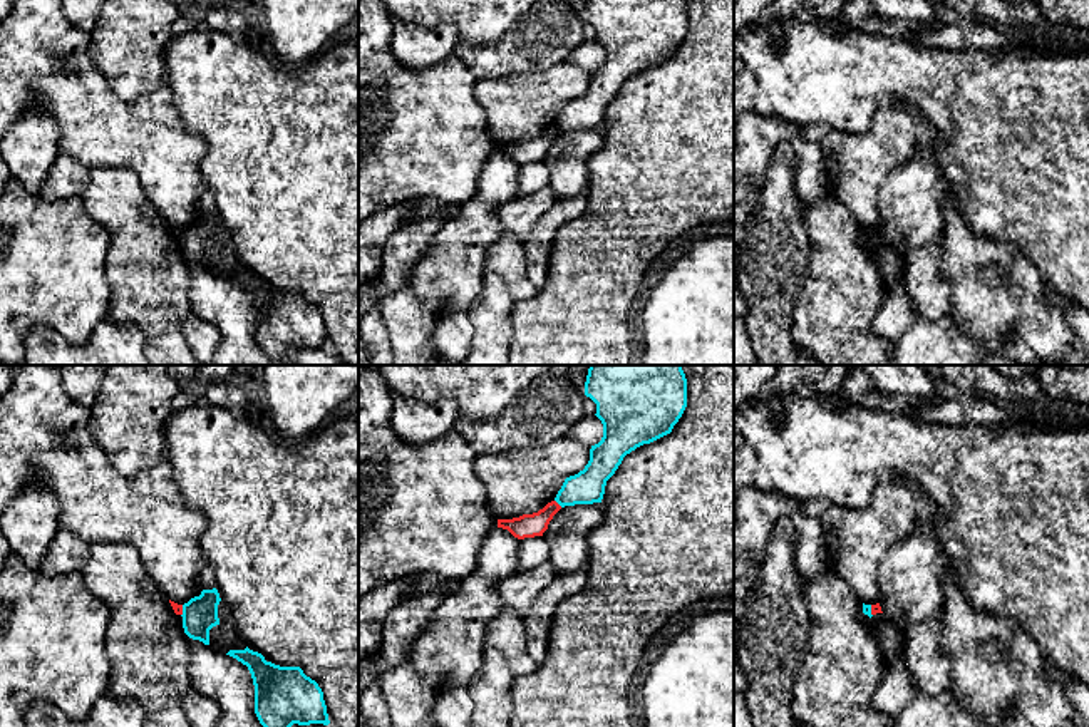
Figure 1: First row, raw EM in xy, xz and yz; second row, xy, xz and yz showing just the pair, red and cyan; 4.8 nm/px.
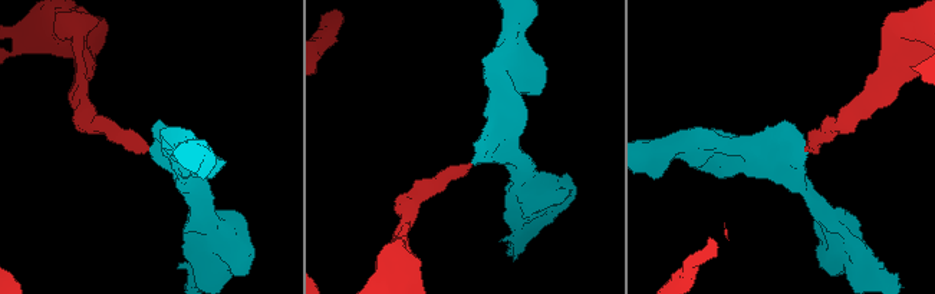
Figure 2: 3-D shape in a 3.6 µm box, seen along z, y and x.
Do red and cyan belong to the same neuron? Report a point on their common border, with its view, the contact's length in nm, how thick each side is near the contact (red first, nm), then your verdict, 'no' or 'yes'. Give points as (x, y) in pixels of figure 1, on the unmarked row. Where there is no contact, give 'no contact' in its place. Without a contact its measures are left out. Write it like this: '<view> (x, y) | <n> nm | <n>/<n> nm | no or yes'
xz (557, 128) | 50 nm | 110/160 nm | no

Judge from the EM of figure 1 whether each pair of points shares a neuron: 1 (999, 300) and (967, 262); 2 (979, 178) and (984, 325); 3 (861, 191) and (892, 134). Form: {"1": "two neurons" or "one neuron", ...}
{"1": "one neuron", "2": "two neurons", "3": "one neuron"}

